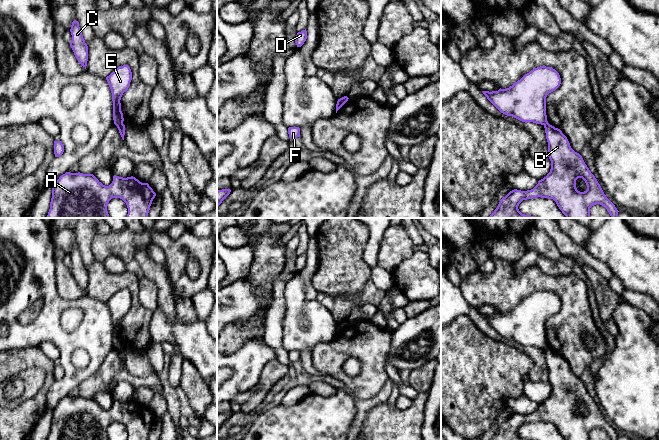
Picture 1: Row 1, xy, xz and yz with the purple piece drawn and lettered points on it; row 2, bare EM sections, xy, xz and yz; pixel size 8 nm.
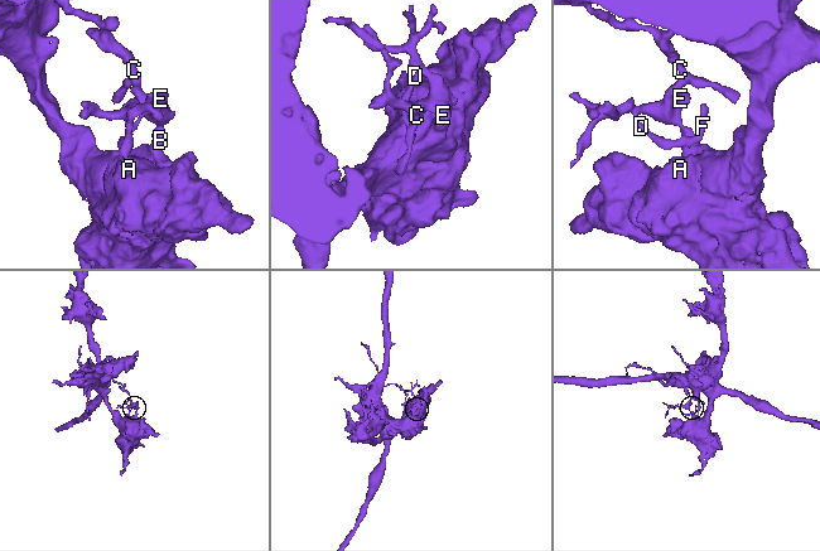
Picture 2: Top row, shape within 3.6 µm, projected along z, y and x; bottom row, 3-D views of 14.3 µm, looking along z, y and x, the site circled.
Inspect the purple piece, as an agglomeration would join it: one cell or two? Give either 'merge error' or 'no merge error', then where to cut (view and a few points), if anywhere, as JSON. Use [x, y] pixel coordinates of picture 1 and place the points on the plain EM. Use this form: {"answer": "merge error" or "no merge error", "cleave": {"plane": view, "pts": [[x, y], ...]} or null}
{"answer": "merge error", "cleave": {"plane": "xy", "pts": [[122, 346], [115, 348]]}}

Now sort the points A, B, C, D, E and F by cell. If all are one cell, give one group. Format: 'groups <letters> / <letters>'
groups A B / C D E F

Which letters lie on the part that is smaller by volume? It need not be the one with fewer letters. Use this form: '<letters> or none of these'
C, D, E, F

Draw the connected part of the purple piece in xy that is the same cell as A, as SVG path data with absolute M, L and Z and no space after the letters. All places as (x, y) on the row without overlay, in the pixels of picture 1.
M66 396L52 410L52 422L47 440L109 440L107 430L112 422L120 422L126 427L128 432L127 440L148 440L155 420L156 417L148 407L142 407L133 400L123 402L114 399L112 407L109 410L105 410L93 398Z

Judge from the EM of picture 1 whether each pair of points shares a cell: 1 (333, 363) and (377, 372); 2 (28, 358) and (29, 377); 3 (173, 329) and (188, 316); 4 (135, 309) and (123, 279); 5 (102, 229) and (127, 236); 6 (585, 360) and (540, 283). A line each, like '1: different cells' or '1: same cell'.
1: same cell
2: different cells
3: different cells
4: same cell
5: different cells
6: same cell

